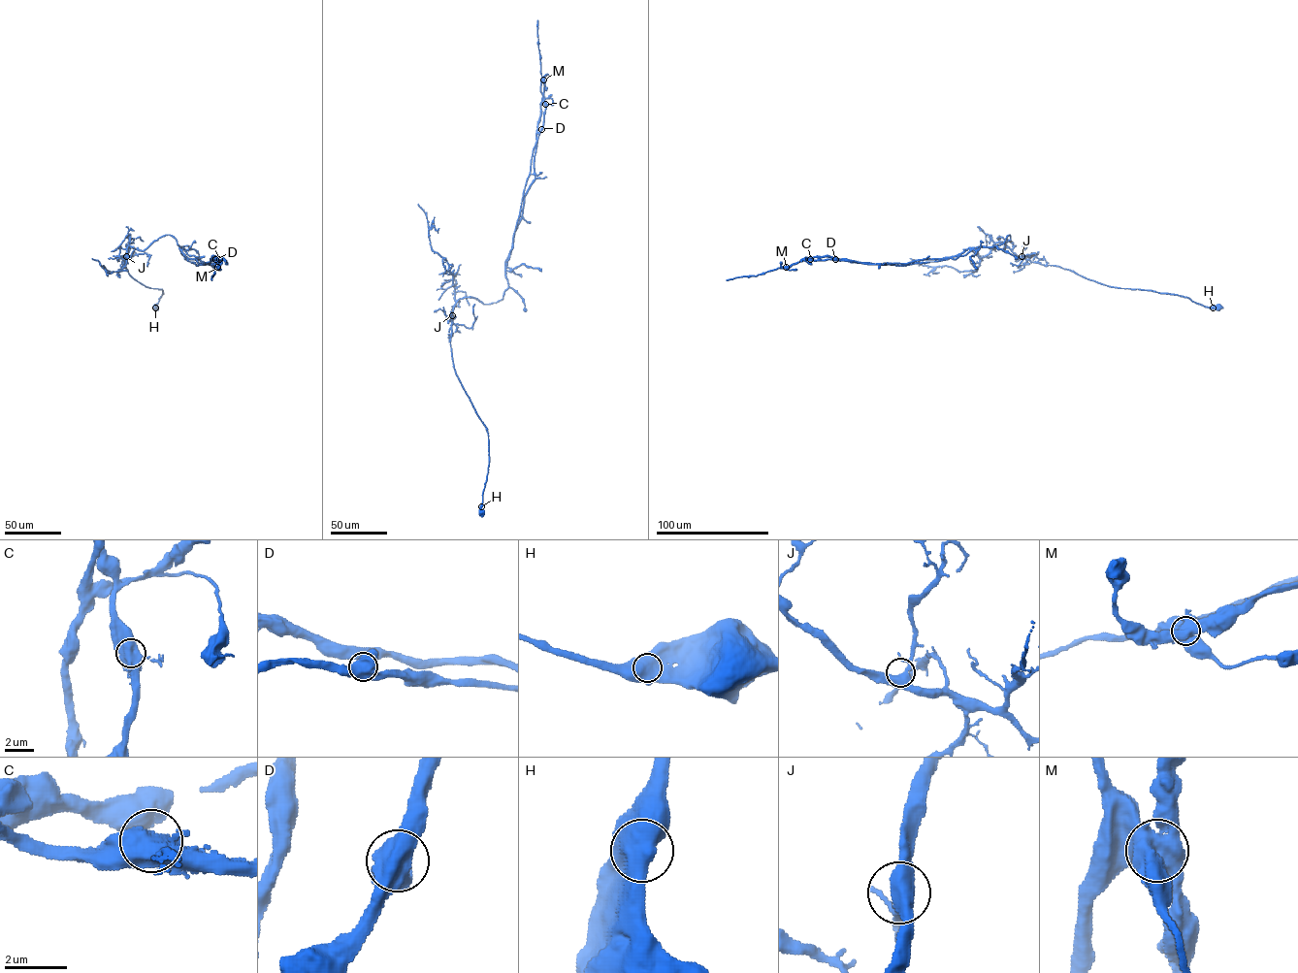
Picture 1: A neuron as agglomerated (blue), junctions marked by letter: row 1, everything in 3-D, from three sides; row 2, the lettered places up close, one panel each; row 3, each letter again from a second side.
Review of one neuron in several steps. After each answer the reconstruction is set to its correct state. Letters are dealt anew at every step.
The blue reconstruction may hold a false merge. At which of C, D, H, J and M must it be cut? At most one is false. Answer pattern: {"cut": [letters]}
{"cut": ["M"]}

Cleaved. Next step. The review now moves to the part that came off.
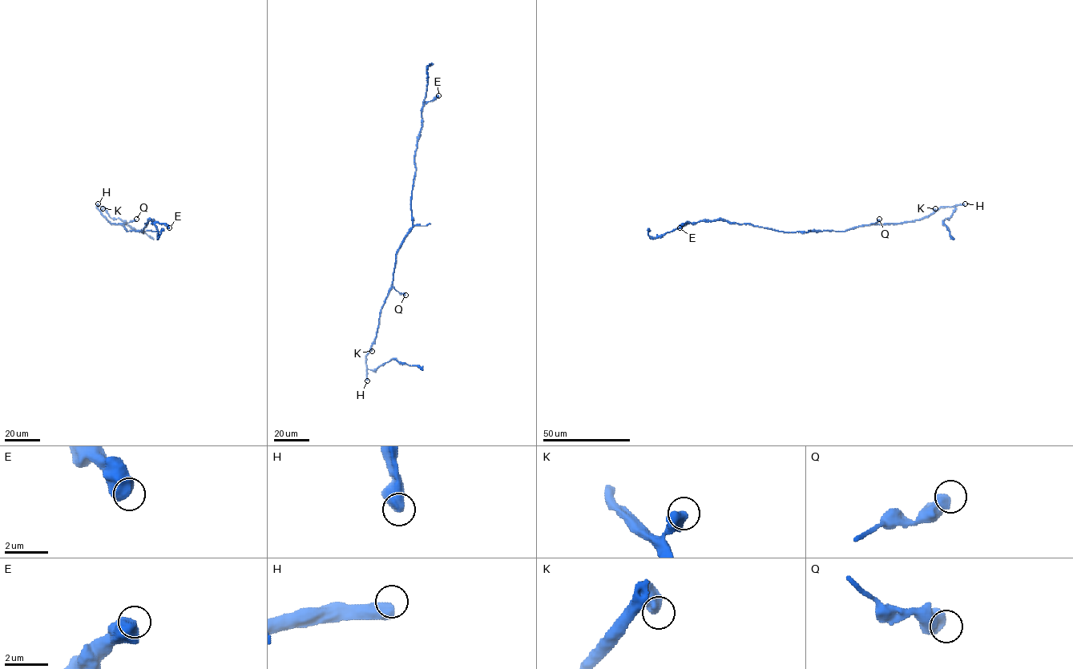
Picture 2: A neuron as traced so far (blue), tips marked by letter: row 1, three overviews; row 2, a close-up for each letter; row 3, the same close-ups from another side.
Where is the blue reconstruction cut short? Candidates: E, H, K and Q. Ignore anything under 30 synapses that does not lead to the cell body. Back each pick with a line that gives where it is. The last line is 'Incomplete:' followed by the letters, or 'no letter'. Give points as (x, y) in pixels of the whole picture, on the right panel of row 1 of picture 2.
H: Place: (965, 203)
Incomplete: H

